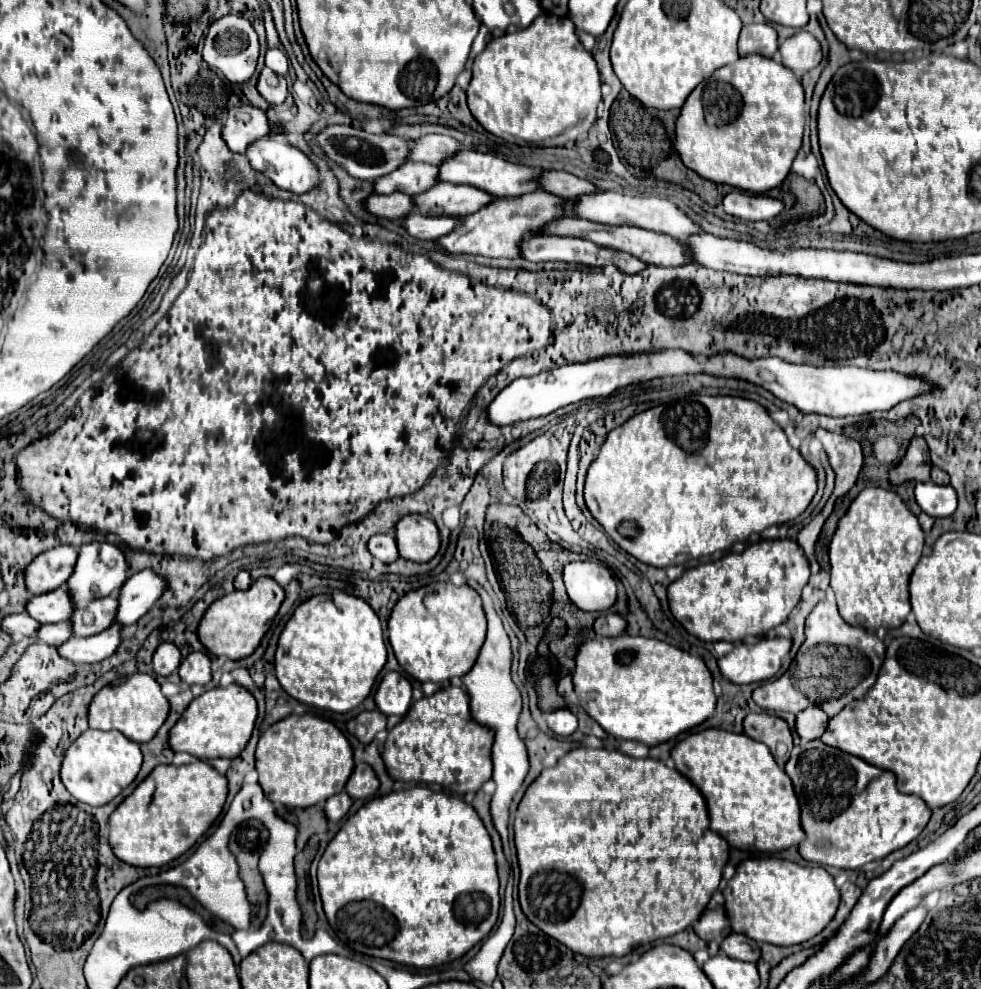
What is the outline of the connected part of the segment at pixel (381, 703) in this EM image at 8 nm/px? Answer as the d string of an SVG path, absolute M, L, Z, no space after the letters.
M389 672L381 678L375 690L375 704L377 710L383 714L397 714L405 716L411 706L411 684L399 672Z

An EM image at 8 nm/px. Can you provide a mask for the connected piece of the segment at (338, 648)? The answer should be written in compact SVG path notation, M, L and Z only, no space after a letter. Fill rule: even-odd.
M331 592L311 596L295 608L279 634L275 676L283 690L301 704L329 712L349 712L369 696L385 662L387 648L373 608L363 598Z

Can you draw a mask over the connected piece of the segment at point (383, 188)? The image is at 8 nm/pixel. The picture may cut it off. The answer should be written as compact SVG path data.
M405 162L393 170L393 174L385 174L385 178L377 178L373 182L373 192L377 194L419 194L421 190L431 188L437 180L437 166L425 162Z

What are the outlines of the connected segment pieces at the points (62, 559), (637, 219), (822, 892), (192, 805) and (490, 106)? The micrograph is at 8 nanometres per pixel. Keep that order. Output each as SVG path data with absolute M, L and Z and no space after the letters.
M57 546L39 554L27 568L25 568L25 586L31 594L43 594L63 586L73 572L73 564L77 560L75 546Z
M597 190L593 194L581 194L581 196L573 196L573 198L565 198L563 200L565 206L561 206L565 210L567 216L575 218L583 218L583 220L591 220L591 222L601 222L601 224L609 224L609 226L639 226L639 228L647 228L653 232L661 232L661 234L669 234L673 238L687 238L689 234L699 234L701 228L695 226L687 214L683 214L673 202L663 200L663 198L639 198L639 196L627 196L621 192L611 192L611 190Z
M777 856L741 860L723 896L725 916L733 932L775 946L793 946L811 940L829 924L839 906L839 890L825 868L799 866Z
M193 762L185 766L157 766L137 788L115 808L109 816L109 846L117 858L131 866L165 866L185 854L221 814L227 798L227 778L215 772L207 762Z
M551 14L537 16L525 30L493 38L473 60L473 78L467 86L469 110L487 132L525 142L555 138L585 118L593 122L599 100L601 76L591 52L581 46L569 18Z

